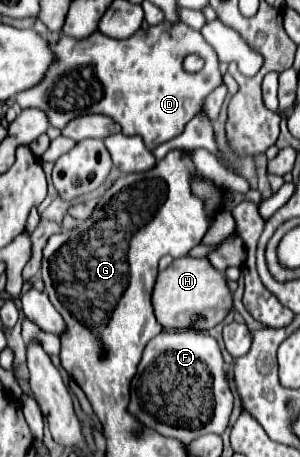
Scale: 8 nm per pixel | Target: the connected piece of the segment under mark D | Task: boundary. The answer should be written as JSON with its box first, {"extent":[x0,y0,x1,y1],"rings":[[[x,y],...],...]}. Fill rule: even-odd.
{"extent":[17,23,221,149],"rings":[[[161,23],[157,27],[149,27],[149,31],[137,31],[135,35],[127,39],[113,39],[103,35],[101,31],[95,31],[87,39],[71,39],[61,37],[59,43],[53,47],[59,63],[51,67],[47,79],[39,83],[39,87],[31,87],[31,91],[23,91],[17,95],[17,105],[27,107],[39,107],[47,113],[49,123],[57,129],[63,129],[71,119],[87,113],[103,113],[113,117],[121,125],[123,135],[141,135],[147,149],[155,149],[157,145],[171,141],[173,137],[181,135],[185,125],[201,111],[205,97],[219,87],[221,73],[219,73],[219,61],[215,51],[209,47],[209,43],[203,39],[199,31],[191,31],[185,23]],[[197,53],[205,59],[205,67],[199,73],[187,73],[183,69],[183,55]]]}

